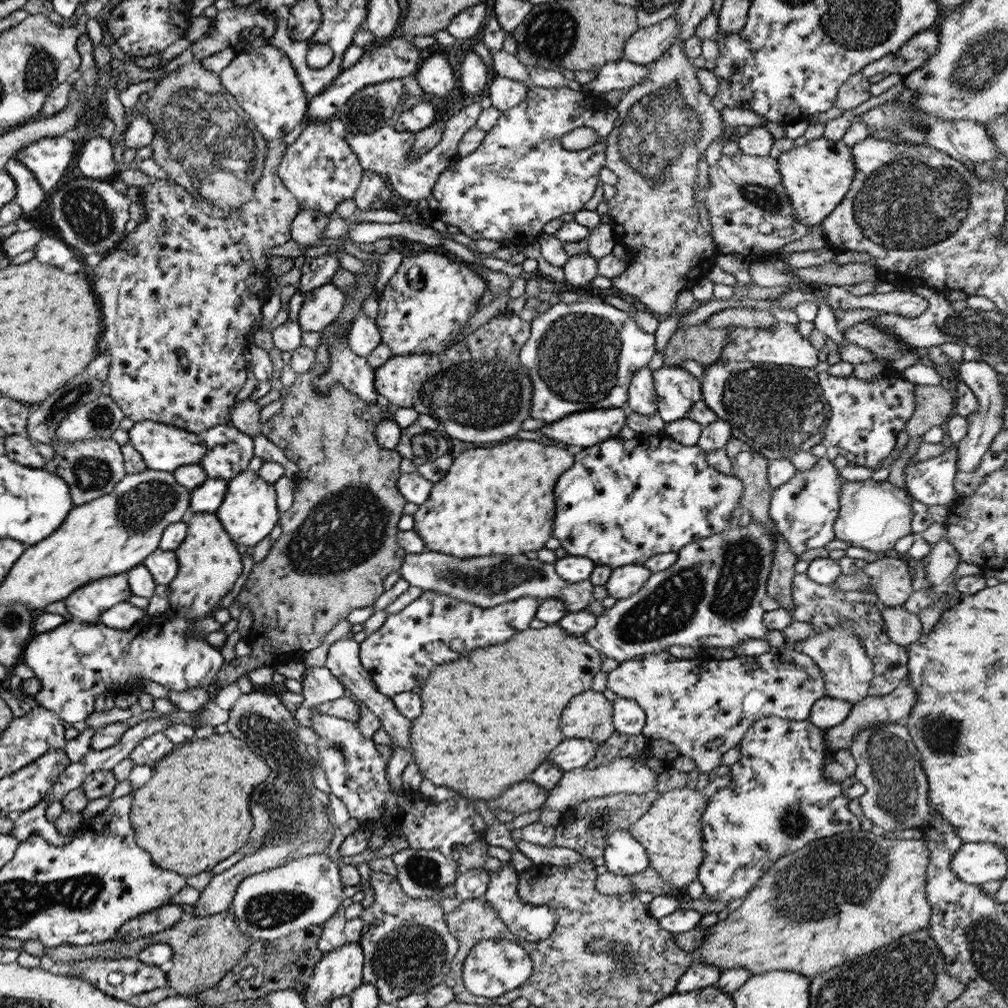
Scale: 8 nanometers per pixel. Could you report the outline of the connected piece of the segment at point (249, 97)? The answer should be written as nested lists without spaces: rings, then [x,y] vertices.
[[[266,45],[238,54],[218,75],[227,92],[238,101],[241,109],[256,125],[266,141],[270,143],[278,142],[286,134],[290,134],[298,124],[306,123],[309,96],[304,92],[301,80],[298,78],[298,73],[292,66],[290,59],[281,50],[278,50],[277,46]]]

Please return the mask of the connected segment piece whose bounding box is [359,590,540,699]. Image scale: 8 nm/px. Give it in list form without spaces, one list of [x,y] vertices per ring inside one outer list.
[[[424,591],[403,610],[389,614],[380,629],[359,645],[360,663],[370,673],[378,692],[392,699],[400,692],[422,687],[434,667],[458,660],[470,650],[502,644],[516,632],[528,630],[530,622],[536,618],[539,603],[534,597],[523,596],[494,608],[480,608],[449,594]]]

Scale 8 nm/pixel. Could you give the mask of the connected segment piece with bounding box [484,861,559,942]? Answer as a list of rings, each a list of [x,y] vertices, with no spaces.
[[[511,861],[502,863],[500,871],[489,872],[490,882],[488,883],[484,900],[497,910],[498,916],[518,939],[524,939],[529,942],[546,940],[553,933],[559,920],[558,912],[548,906],[532,906],[520,900],[517,889],[519,872],[514,869]]]

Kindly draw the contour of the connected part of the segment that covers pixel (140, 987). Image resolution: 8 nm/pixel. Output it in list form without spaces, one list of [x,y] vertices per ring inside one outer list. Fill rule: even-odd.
[[[120,957],[119,959],[91,959],[74,961],[68,963],[69,974],[93,984],[98,990],[105,992],[108,996],[113,996],[123,1001],[127,1001],[132,996],[141,992],[148,992],[155,988],[168,987],[166,972],[156,966],[144,964],[144,962],[131,957]]]

